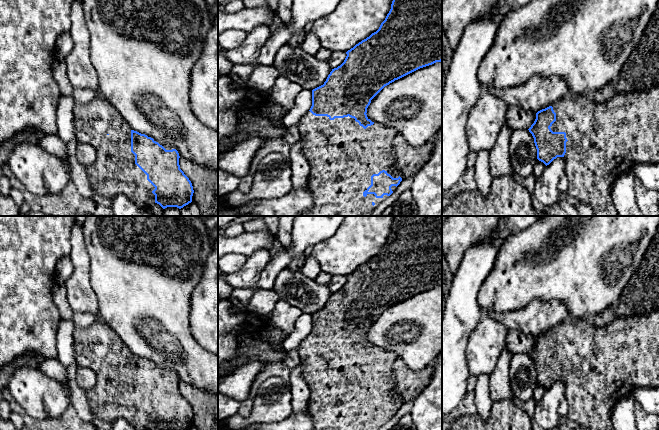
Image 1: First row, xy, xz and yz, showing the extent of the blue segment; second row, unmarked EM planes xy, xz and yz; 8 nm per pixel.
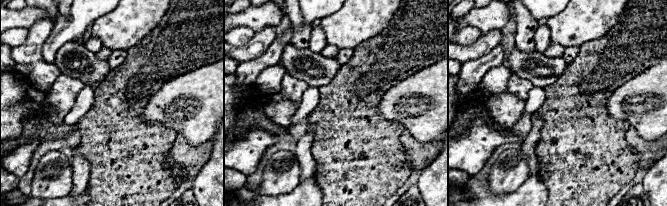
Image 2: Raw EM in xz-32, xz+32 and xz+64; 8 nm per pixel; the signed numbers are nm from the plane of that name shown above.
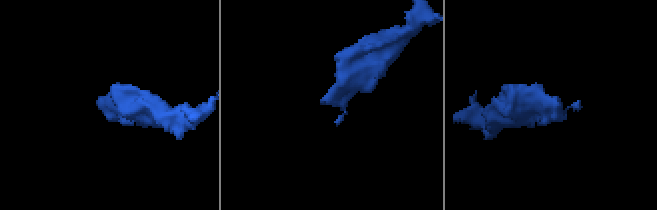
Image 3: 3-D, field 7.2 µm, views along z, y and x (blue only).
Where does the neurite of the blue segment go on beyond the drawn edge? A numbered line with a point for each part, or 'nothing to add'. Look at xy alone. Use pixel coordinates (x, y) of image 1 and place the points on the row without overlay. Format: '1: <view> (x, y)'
1: xy (114, 396)

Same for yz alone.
1: yz (606, 364)

